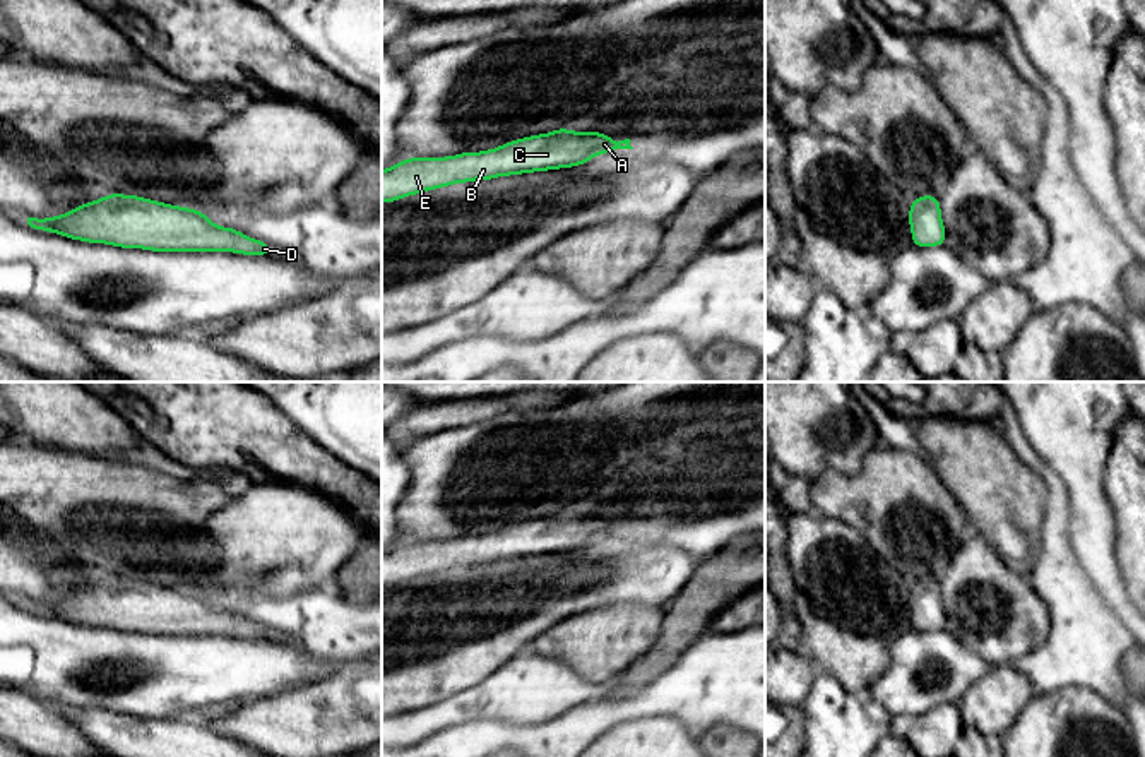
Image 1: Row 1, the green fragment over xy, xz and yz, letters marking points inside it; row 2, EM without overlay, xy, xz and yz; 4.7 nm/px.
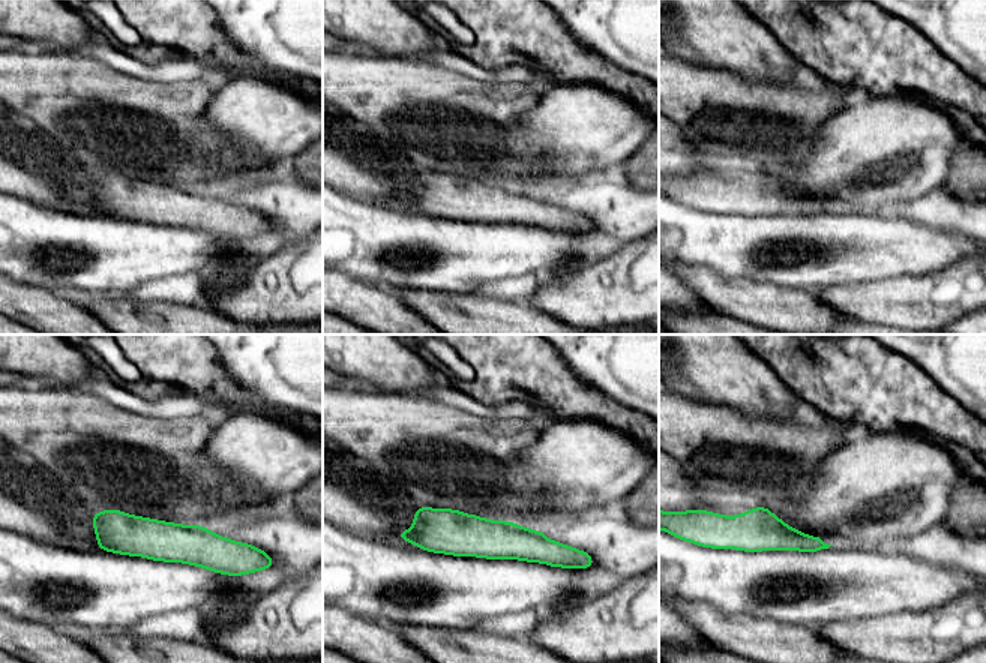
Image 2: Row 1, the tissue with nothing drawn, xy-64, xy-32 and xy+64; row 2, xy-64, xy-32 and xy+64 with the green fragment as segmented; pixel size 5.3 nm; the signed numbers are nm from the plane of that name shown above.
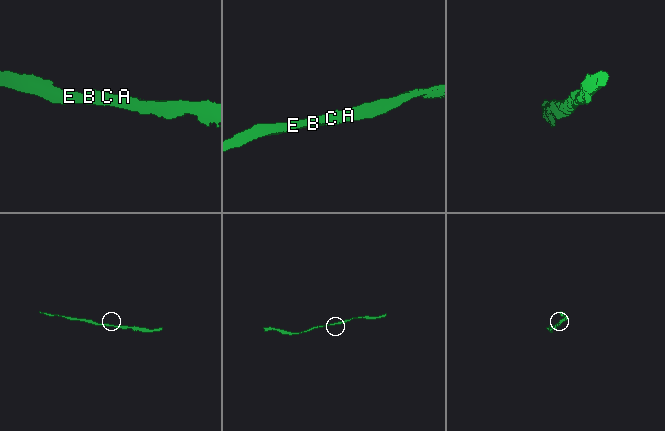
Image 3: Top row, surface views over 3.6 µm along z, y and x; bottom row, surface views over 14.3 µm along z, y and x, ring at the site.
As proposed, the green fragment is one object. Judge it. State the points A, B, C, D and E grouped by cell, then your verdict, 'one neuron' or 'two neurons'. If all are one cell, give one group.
groups A B C D E; one neuron

